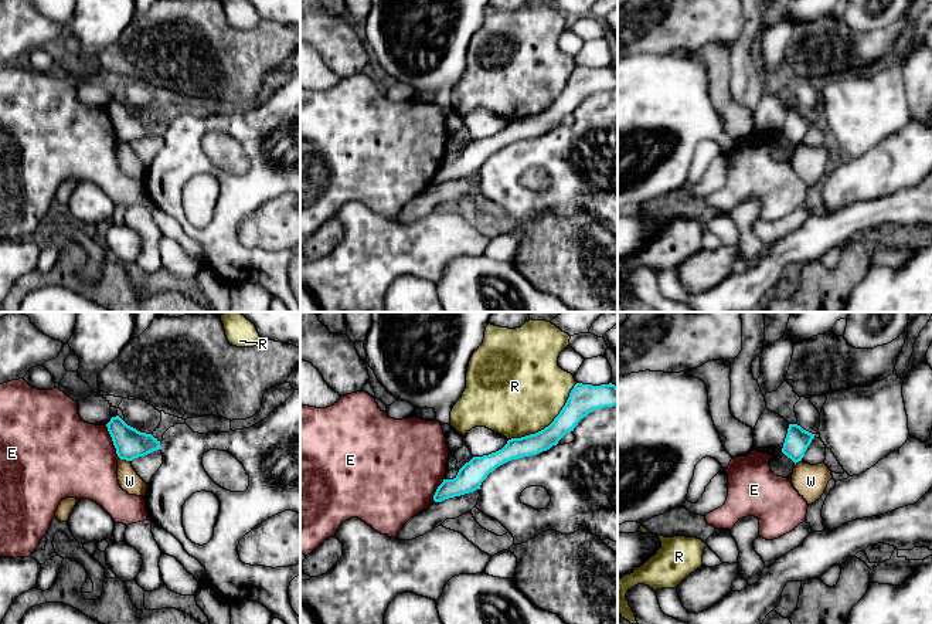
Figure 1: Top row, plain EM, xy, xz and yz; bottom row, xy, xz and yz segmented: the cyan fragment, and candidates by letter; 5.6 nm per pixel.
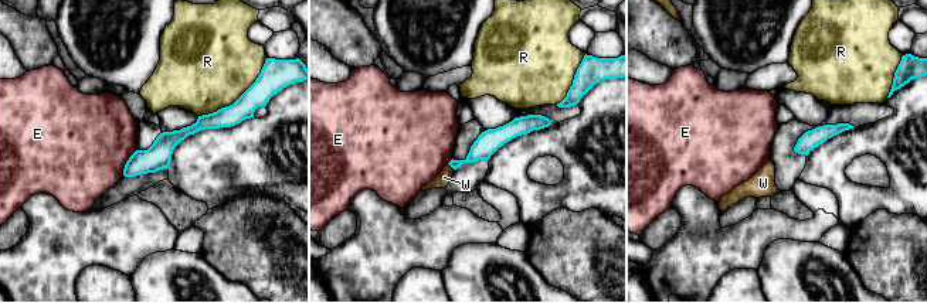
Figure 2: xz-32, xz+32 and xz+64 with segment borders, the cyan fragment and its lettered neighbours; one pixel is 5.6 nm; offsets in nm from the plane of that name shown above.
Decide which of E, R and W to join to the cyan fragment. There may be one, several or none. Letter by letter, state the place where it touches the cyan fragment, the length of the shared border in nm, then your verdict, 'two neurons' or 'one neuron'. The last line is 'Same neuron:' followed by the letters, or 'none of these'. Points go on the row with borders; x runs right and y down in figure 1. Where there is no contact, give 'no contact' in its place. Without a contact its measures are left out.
E: contact xy (112, 440); length 200 nm; two neurons
R: contact xz (550, 424); length 500 nm; two neurons
W: contact xy (125, 458); length 70 nm; two neurons
Same neuron: none of these

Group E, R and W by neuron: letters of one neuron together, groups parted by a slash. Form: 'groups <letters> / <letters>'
groups E / R / W

